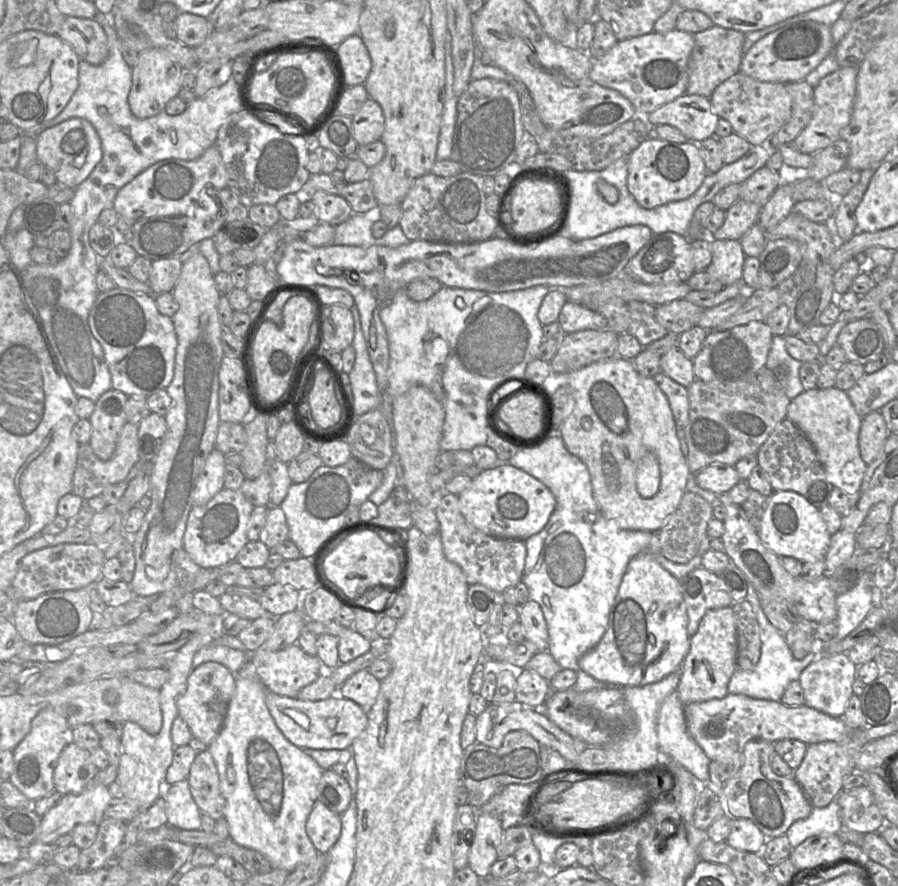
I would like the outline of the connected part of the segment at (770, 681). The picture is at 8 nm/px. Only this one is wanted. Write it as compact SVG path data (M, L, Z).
M746 579L746 600L752 605L756 615L761 638L761 655L756 667L751 671L745 671L737 667L728 683L728 693L742 694L755 699L780 701L786 687L792 681L799 680L802 671L817 659L819 653L810 652L802 659L796 659L787 645L784 634L775 628L766 617L759 600L759 594L753 584Z

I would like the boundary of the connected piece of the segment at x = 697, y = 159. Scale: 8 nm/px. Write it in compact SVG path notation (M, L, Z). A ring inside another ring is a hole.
M647 139L627 157L627 187L637 203L645 209L690 197L707 176L700 147L693 142L673 143L663 139Z

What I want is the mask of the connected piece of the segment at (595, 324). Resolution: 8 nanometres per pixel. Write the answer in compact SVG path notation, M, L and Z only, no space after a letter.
M571 301L564 304L557 321L564 334L608 328L607 320L600 313Z

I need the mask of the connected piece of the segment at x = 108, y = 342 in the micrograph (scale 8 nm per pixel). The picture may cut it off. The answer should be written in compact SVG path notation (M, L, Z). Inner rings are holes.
M119 287L100 292L90 311L88 325L103 348L113 389L128 397L147 398L170 385L178 341L172 318L159 312L153 294Z

